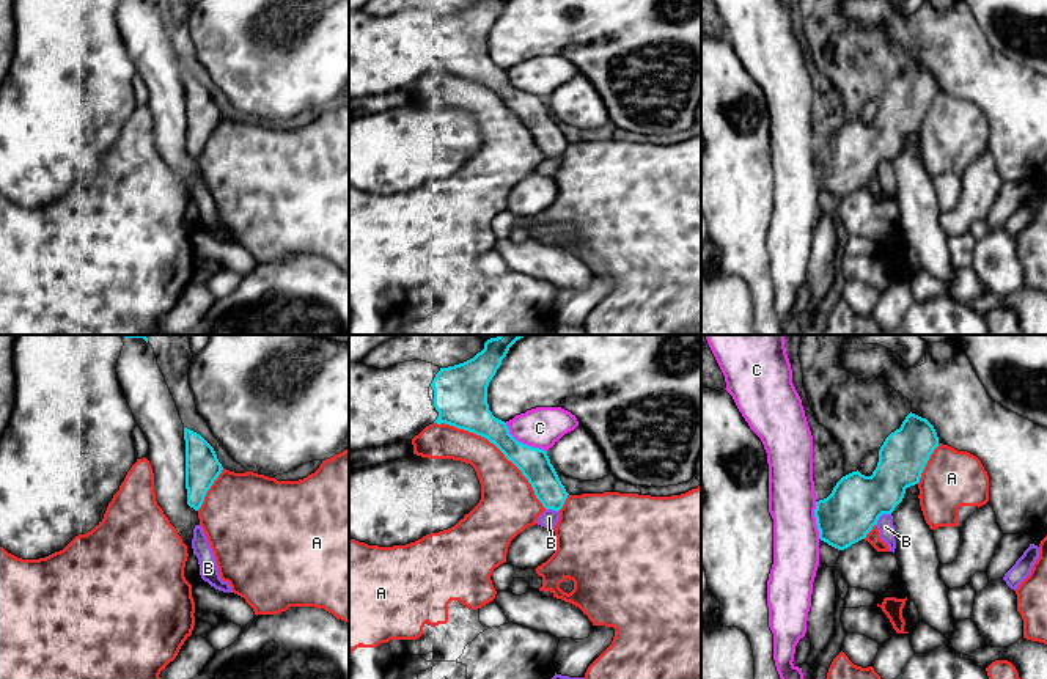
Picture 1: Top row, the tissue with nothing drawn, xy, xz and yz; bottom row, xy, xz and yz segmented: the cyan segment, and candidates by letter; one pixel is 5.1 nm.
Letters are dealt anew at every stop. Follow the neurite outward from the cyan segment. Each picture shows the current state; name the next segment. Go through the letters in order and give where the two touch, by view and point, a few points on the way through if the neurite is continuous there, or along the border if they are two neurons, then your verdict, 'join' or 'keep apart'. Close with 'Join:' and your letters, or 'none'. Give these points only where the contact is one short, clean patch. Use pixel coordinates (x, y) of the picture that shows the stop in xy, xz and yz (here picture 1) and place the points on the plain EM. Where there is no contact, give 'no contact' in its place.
A: xz (495, 93) | keep apart
B: yz (881, 162) | along yz (890, 161), (884, 161), (876, 172) | keep apart
C: xz (522, 91) | along xz (505, 71), (517, 88), (546, 99) | keep apart
Join: none

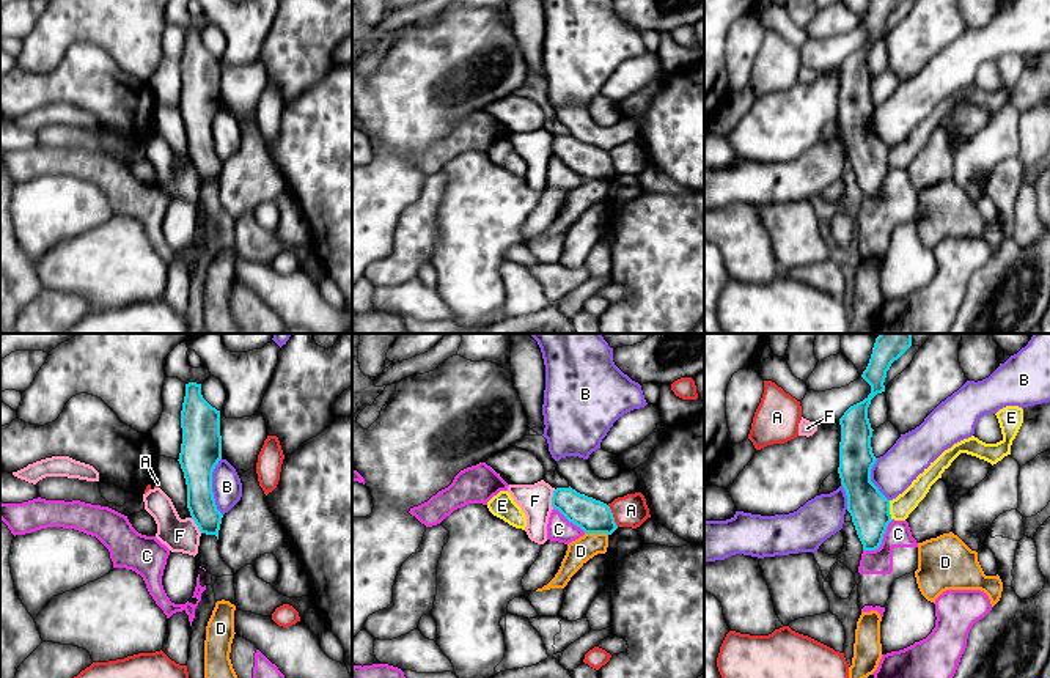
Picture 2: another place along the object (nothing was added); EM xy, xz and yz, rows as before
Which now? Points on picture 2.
A: xz (612, 164) | keep apart
B: xy (211, 134) | keep apart
C: yz (881, 189) | keep apart
D: xz (596, 180) | along xz (585, 180), (604, 180), (607, 183) | keep apart
E: yz (888, 158) | along yz (888, 148), (892, 167) | keep apart
F: xz (552, 147) | along xz (555, 137), (552, 154) | keep apart
Join: none

